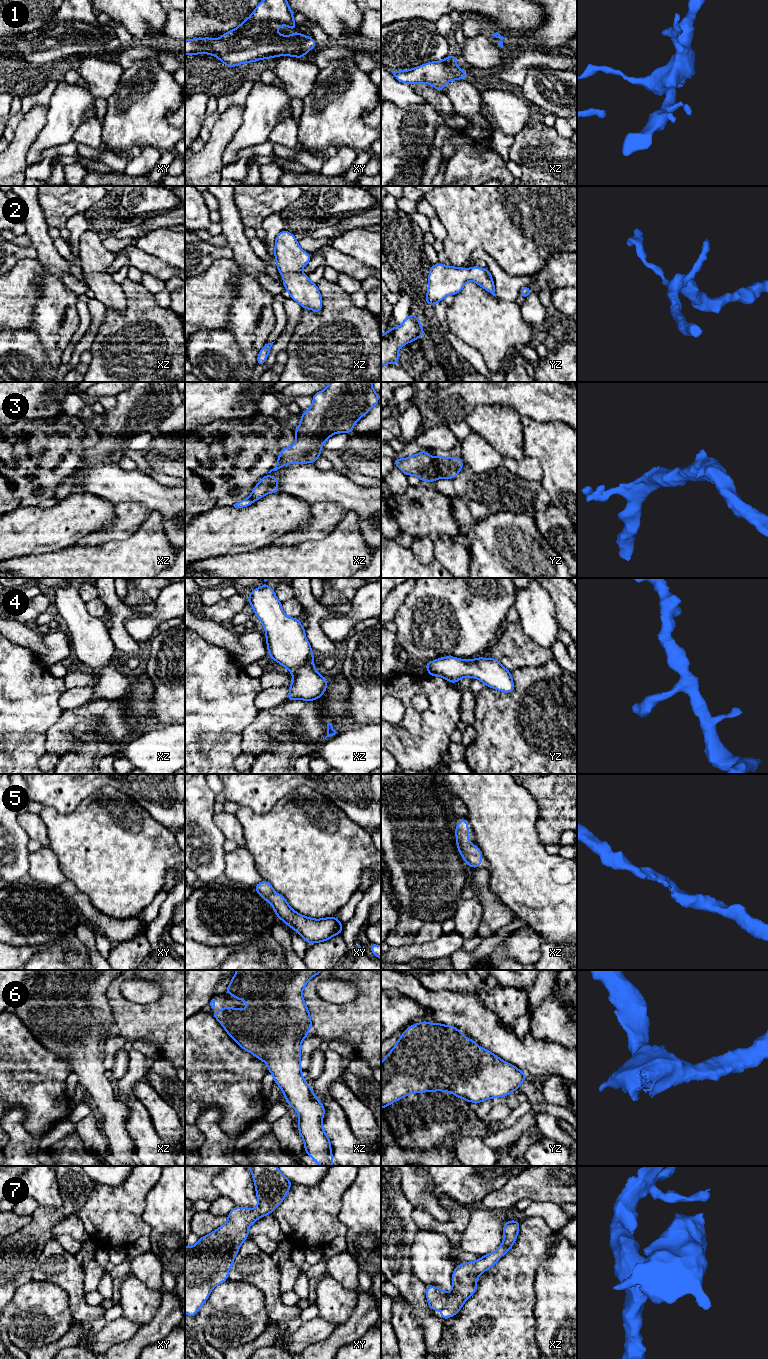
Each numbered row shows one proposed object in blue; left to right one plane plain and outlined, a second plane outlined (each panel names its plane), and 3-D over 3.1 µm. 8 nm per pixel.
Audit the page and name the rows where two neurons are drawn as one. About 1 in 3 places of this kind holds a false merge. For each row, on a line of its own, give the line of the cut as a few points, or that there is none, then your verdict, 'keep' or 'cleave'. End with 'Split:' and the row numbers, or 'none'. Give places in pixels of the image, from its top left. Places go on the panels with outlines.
1: no cut | keep
2: no cut | keep
3: no cut | keep
4: no cut | keep
5: no cut | keep
6: no cut | keep
7: no cut | keep
Split: none

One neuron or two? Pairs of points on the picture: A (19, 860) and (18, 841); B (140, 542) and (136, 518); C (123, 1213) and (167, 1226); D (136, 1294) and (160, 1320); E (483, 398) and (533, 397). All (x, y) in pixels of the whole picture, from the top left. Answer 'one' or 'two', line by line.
A: one
B: two
C: two
D: two
E: one

